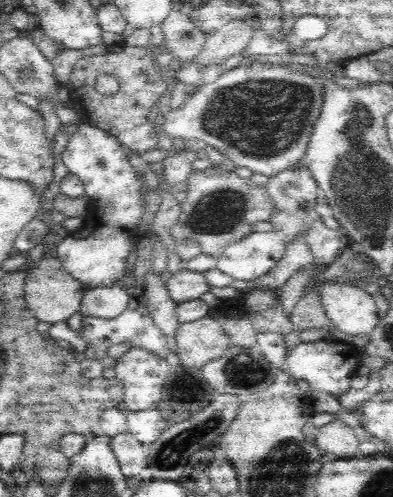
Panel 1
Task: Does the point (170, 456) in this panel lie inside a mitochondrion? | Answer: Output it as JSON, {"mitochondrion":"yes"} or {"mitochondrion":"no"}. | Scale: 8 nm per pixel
{"mitochondrion":"yes"}

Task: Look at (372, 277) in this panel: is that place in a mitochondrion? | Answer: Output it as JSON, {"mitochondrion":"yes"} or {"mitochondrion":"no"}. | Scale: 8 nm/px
{"mitochondrion":"no"}

